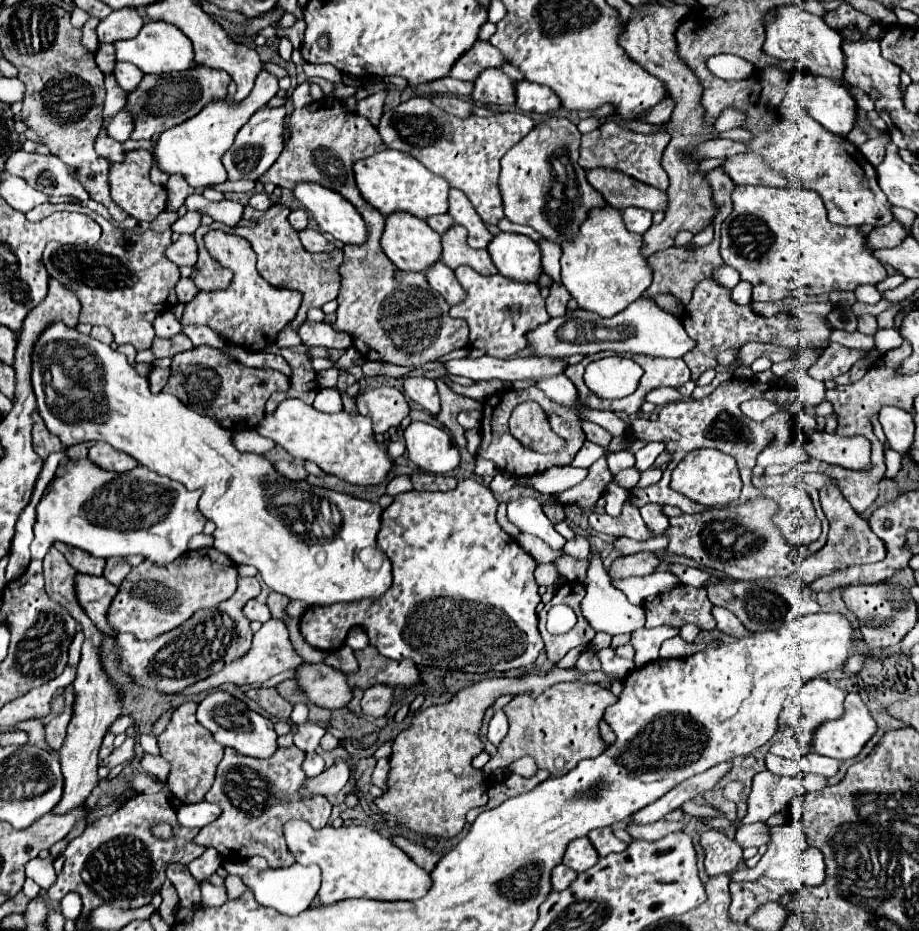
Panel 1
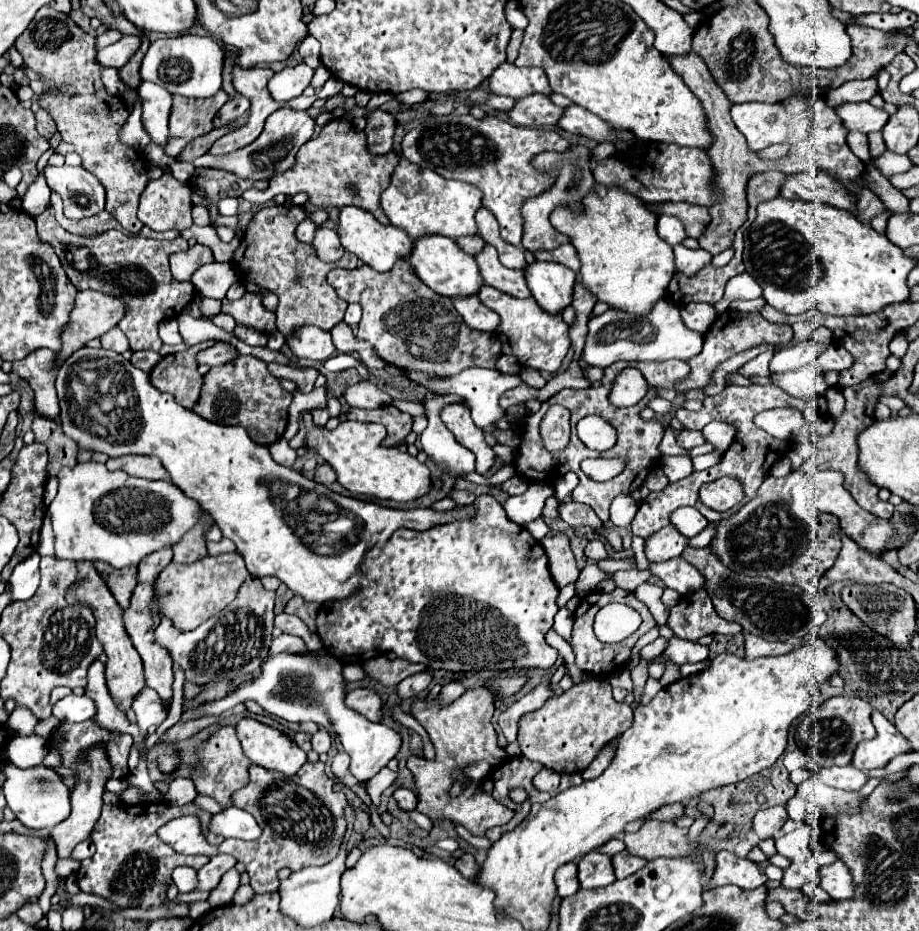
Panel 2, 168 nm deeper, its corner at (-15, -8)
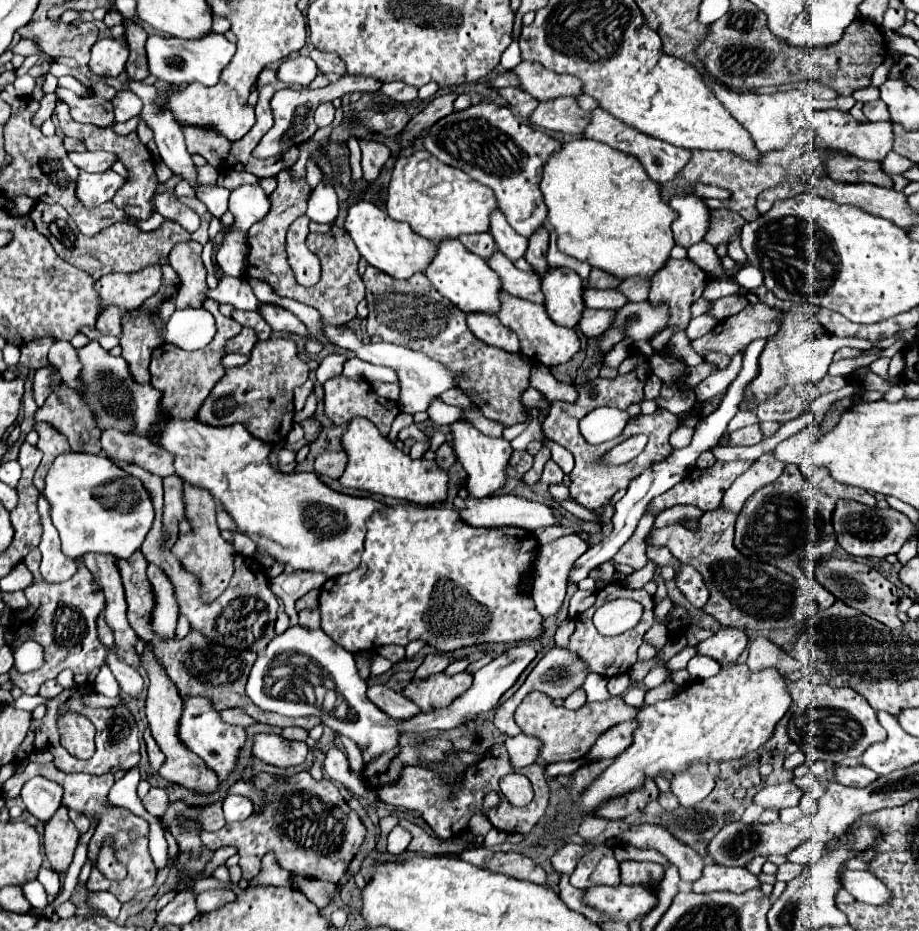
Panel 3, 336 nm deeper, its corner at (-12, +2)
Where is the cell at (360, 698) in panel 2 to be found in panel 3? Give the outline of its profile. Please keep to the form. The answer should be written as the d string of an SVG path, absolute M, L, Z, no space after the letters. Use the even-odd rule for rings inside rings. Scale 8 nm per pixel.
M370 685L366 693L368 693L368 699L378 709L388 713L392 719L410 719L412 715L420 713L420 709L410 699L406 699L404 695L392 691L386 685Z

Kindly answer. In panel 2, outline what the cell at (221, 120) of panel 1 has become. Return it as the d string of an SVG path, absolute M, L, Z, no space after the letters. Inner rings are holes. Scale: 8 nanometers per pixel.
M299 63L295 67L285 67L283 71L275 73L269 81L269 91L277 101L289 101L293 97L299 97L313 79L313 69L305 63Z

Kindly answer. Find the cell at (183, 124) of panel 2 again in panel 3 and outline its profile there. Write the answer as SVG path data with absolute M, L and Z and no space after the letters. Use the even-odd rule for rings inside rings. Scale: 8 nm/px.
M192 125L180 127L186 139L188 153L200 153L210 165L220 167L220 163L230 151L230 141L212 127L192 127Z

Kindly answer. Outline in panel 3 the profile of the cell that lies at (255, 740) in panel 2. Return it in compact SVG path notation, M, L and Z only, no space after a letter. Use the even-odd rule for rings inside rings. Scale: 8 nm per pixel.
M256 733L254 735L254 757L276 767L292 767L304 763L308 755L308 745L304 741L288 741L276 733Z

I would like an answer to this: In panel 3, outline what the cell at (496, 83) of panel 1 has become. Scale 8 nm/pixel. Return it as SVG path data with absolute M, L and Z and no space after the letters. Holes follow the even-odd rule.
M556 97L540 101L530 115L532 125L564 133L582 133L586 121L588 121L588 111L582 111L576 105L574 97Z

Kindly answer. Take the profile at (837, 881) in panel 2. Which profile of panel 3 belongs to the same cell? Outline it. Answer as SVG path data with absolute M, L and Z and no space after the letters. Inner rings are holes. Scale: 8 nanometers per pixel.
M844 869L840 873L840 883L856 901L880 905L890 899L890 891L870 871Z

